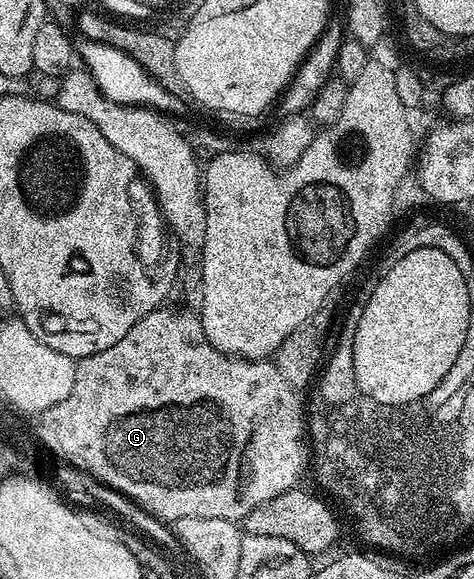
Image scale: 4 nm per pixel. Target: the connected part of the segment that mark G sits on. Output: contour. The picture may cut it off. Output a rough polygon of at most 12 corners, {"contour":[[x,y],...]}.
{"contour":[[168,305],[35,416],[154,518],[310,467],[301,392]]}

